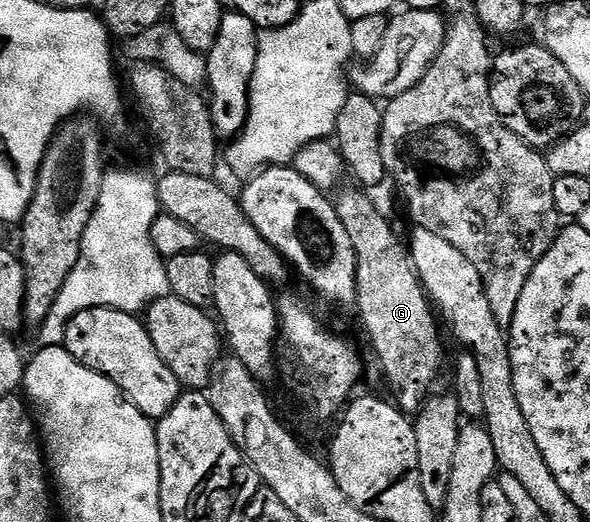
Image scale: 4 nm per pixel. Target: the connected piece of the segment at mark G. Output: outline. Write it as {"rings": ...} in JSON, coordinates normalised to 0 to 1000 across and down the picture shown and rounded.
{"rings":[[[593,356],[564,389],[578,418],[578,433],[585,433],[585,448],[592,448],[592,464],[598,464],[602,481],[602,573],[608,605],[615,611],[615,628],[642,680],[642,697],[669,749],[666,766],[685,791],[703,793],[732,757],[737,734],[744,728],[744,697],[751,690],[751,651],[744,646],[746,615],[734,596],[734,584],[717,556],[717,544],[703,523],[697,487],[688,466],[676,462],[669,437],[636,400],[620,366]]]}

